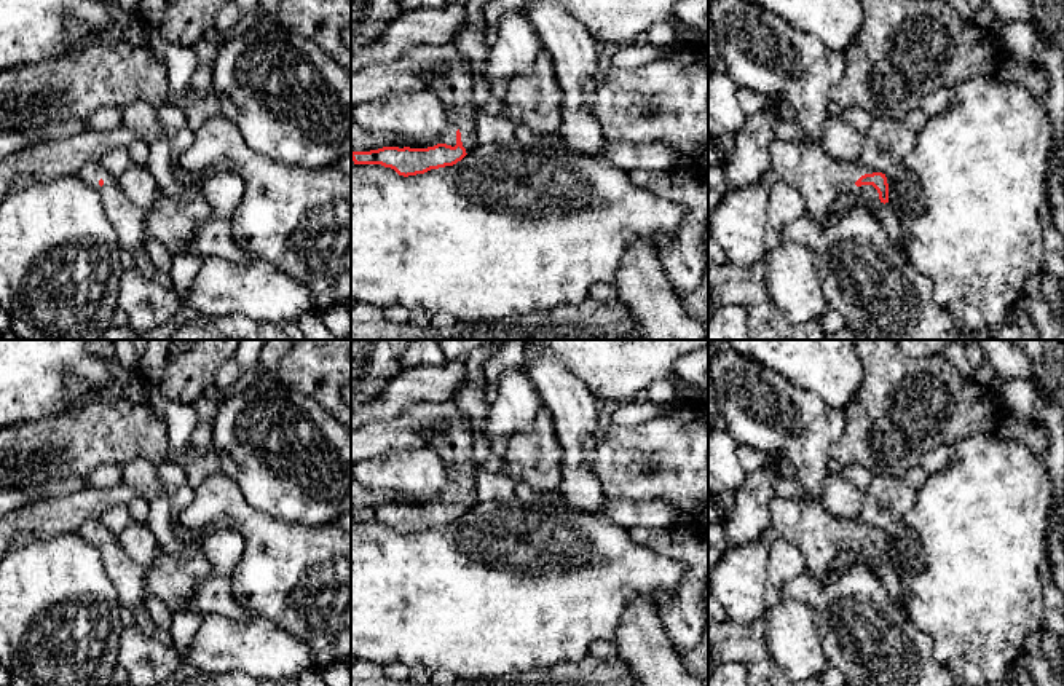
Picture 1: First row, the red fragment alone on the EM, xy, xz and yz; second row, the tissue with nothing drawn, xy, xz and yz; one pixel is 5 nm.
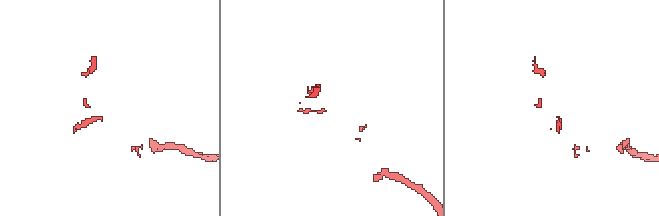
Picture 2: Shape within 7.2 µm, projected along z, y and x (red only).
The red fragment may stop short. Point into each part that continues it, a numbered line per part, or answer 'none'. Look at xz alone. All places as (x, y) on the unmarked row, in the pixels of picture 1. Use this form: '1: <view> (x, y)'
1: xz (455, 442)

